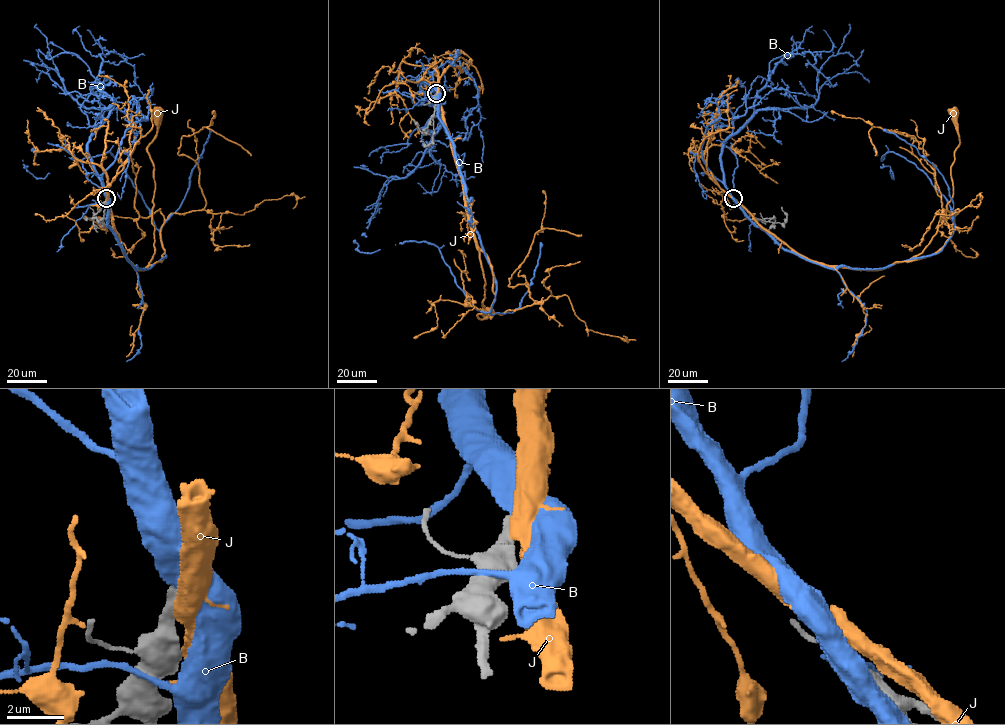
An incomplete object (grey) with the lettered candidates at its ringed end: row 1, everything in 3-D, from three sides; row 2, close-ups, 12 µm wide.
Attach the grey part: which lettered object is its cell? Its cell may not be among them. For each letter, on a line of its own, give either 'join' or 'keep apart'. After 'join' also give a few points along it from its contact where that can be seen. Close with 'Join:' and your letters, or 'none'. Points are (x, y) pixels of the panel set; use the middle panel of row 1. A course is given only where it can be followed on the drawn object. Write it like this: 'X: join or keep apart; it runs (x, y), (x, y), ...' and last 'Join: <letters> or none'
B: keep apart
J: keep apart
Join: none

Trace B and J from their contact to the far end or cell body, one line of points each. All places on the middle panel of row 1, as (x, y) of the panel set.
B: (437, 93), (467, 208), (495, 280), (491, 311), (473, 305), (432, 244), (404, 241), (366, 253), (353, 241)
J: (437, 93), (483, 271), (485, 312), (478, 316), (485, 318), (488, 312)

